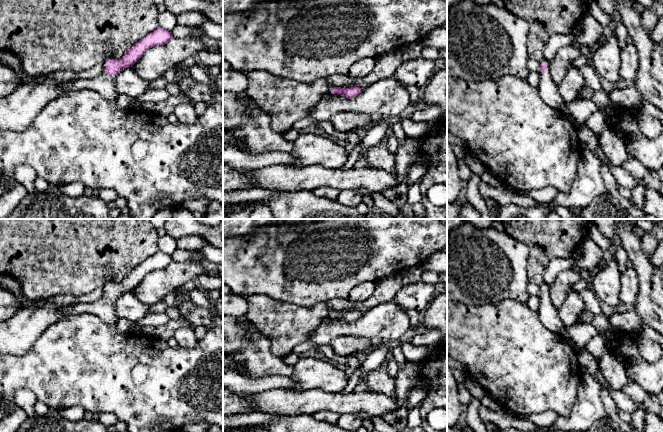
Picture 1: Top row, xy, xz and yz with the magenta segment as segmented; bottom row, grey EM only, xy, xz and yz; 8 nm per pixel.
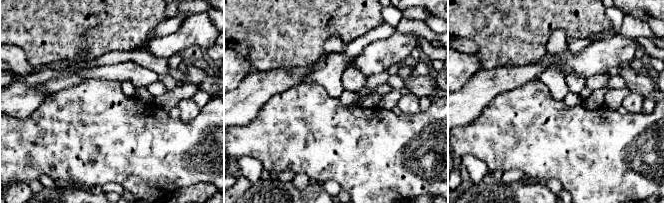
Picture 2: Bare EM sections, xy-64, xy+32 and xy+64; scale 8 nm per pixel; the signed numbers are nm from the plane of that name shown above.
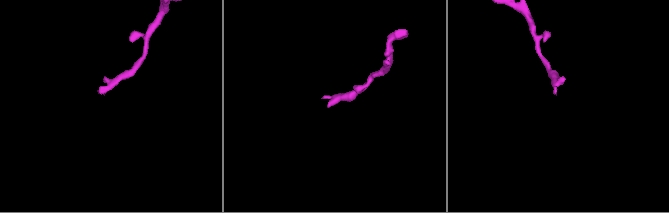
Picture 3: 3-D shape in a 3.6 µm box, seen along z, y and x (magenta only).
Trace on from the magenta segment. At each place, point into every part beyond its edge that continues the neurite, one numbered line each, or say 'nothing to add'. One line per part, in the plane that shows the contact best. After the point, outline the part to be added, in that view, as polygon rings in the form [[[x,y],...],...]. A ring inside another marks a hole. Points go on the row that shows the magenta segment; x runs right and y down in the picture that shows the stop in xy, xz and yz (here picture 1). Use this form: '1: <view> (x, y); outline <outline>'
1: xy (104, 84); outline [[[106,61],[102,64],[104,71],[99,76],[92,79],[77,79],[74,81],[65,82],[59,85],[58,90],[62,95],[66,95],[73,91],[91,89],[101,94],[105,99],[117,99],[118,93],[115,88],[115,80],[117,75],[108,75],[105,72]]]

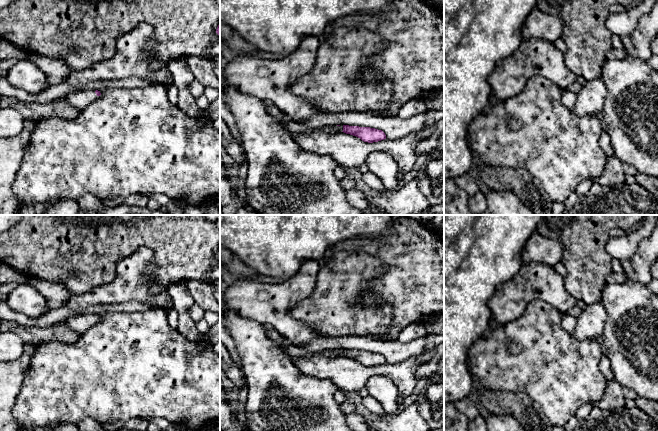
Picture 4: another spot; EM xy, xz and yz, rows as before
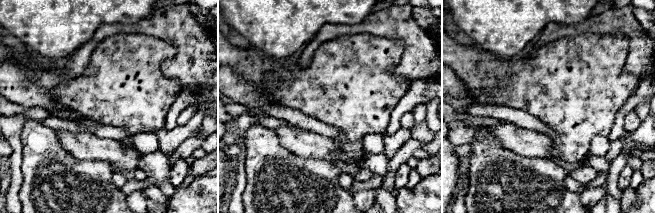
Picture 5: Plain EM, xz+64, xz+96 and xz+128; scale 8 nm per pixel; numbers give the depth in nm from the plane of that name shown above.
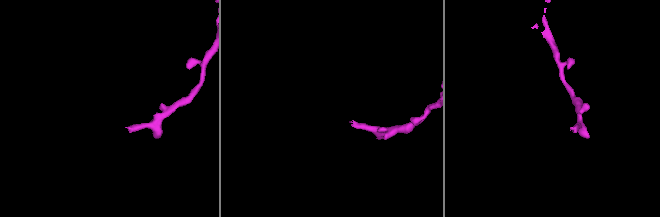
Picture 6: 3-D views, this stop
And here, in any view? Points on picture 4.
1: xy (82, 98); outline [[[79,90],[63,97],[70,105],[80,109],[87,107],[98,98],[99,96],[96,95],[95,91],[88,90]]]

